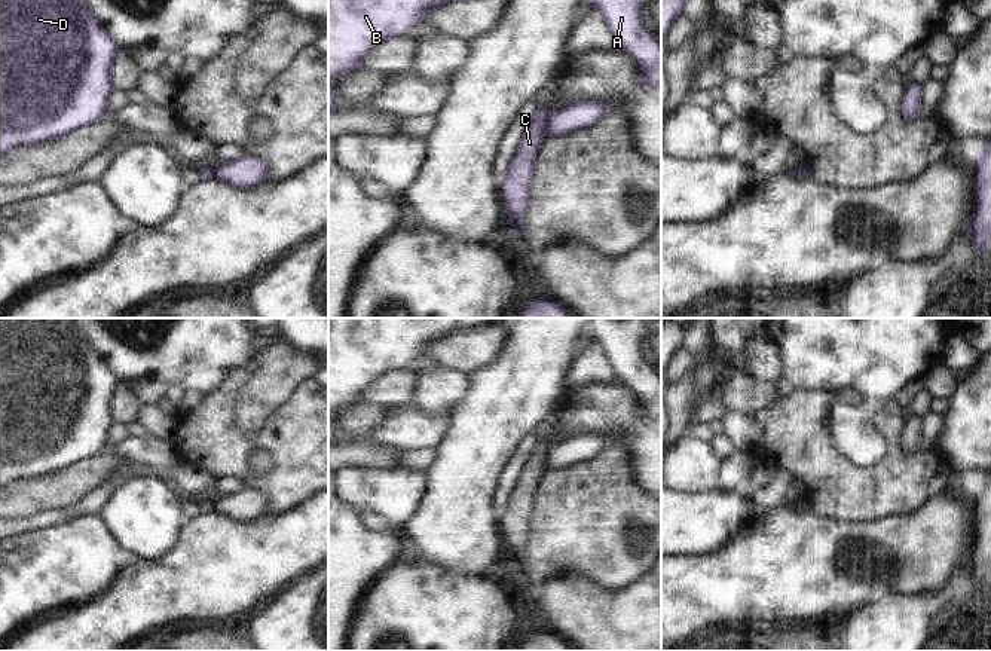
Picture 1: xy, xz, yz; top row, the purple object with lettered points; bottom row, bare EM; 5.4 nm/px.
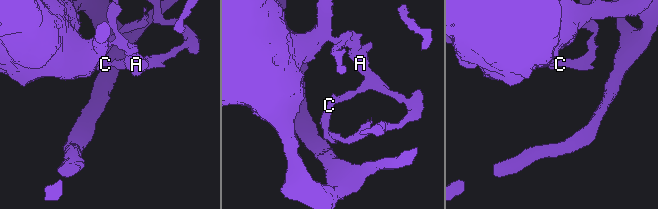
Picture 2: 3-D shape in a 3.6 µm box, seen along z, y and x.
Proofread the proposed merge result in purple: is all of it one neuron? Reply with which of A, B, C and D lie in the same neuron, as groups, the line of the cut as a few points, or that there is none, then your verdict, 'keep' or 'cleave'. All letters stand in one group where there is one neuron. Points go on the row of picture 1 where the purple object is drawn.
groups A B D / C; cut xz (548, 115), (546, 135); cleave

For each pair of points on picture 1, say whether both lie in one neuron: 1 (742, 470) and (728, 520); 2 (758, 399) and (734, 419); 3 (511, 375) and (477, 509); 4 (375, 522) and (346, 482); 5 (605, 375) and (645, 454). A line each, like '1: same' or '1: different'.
1: different
2: different
3: same
4: different
5: different

